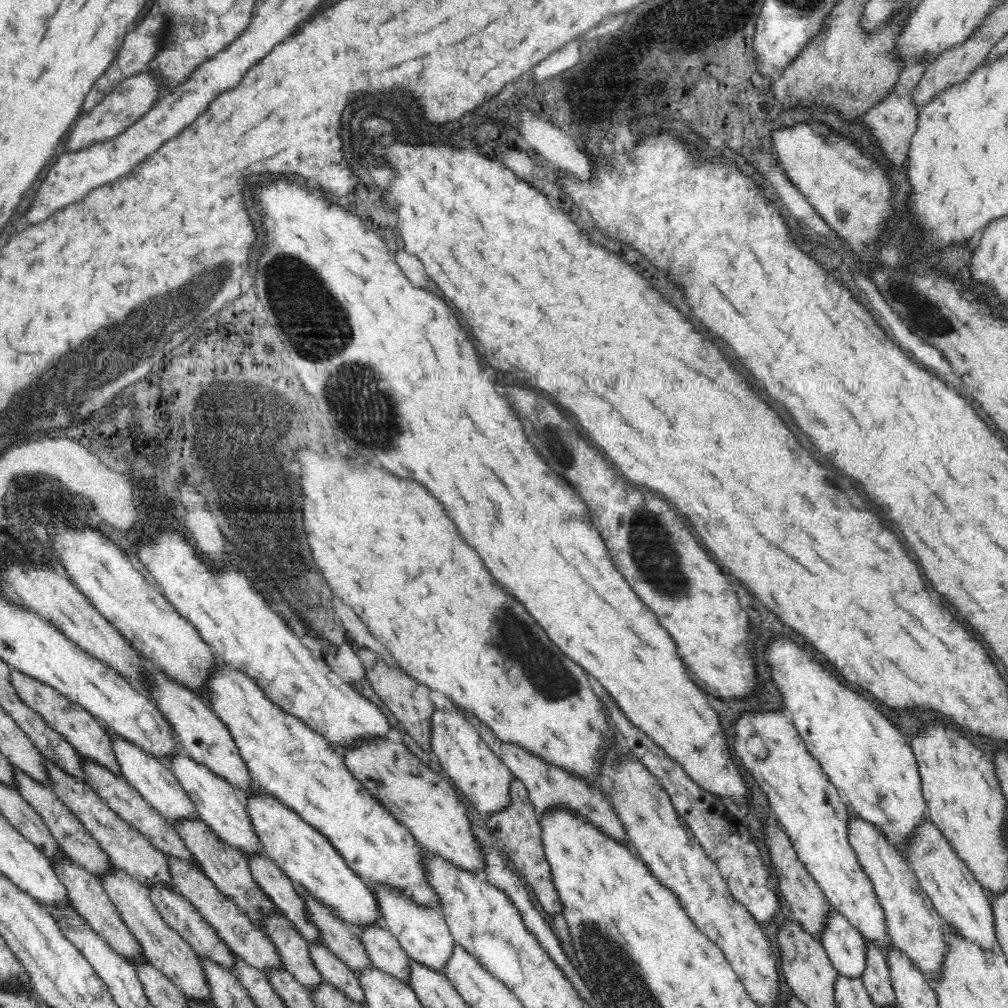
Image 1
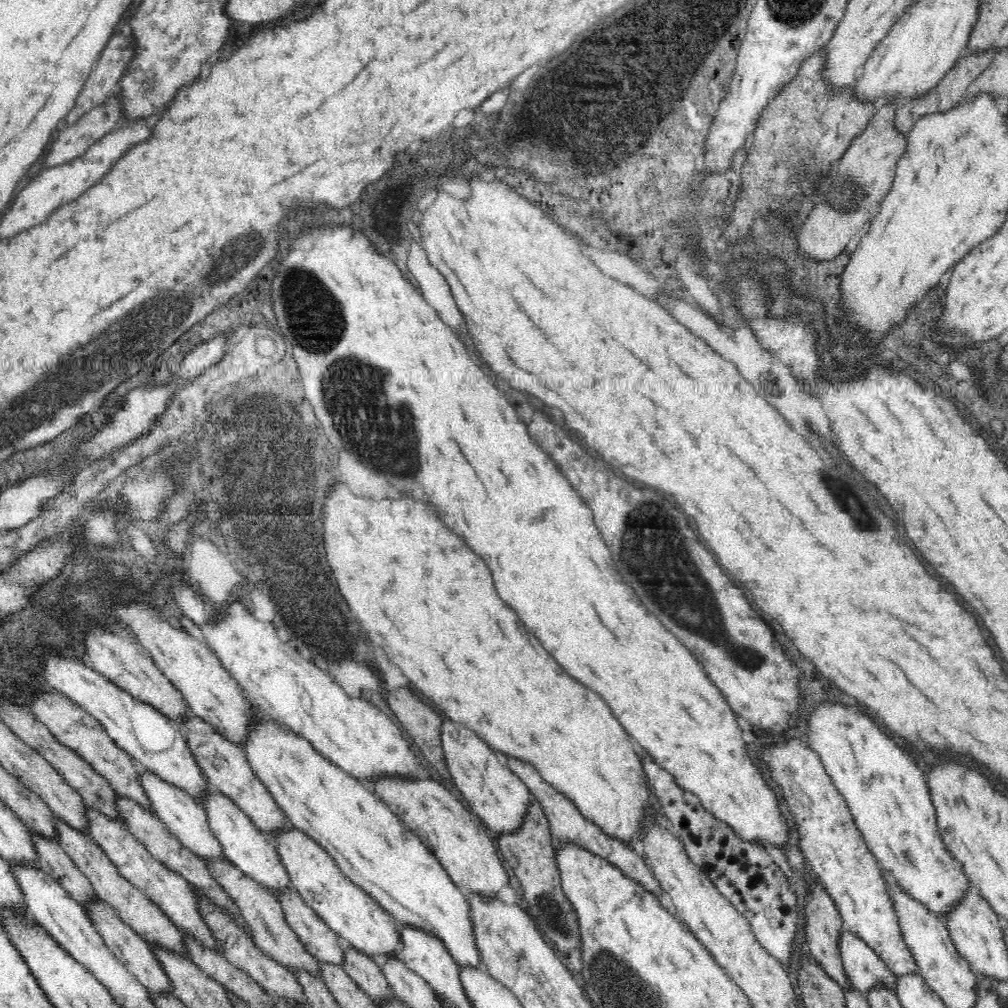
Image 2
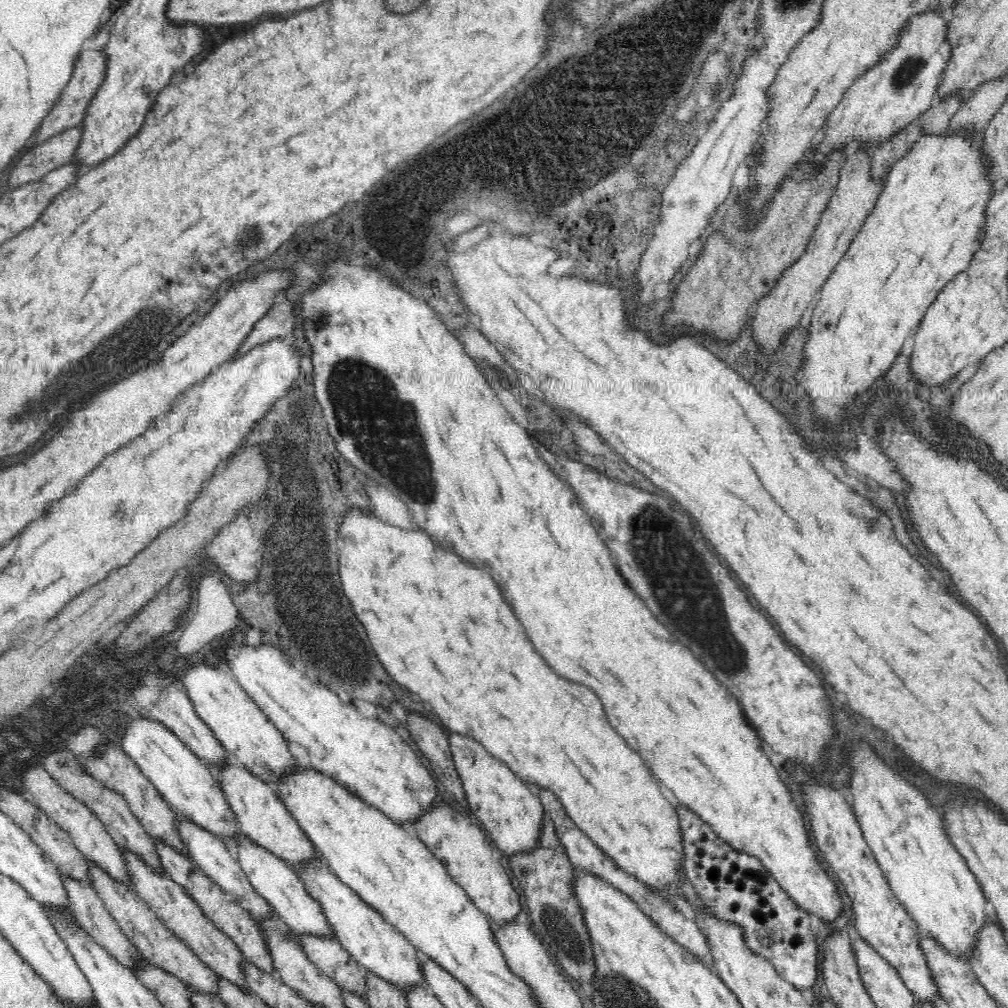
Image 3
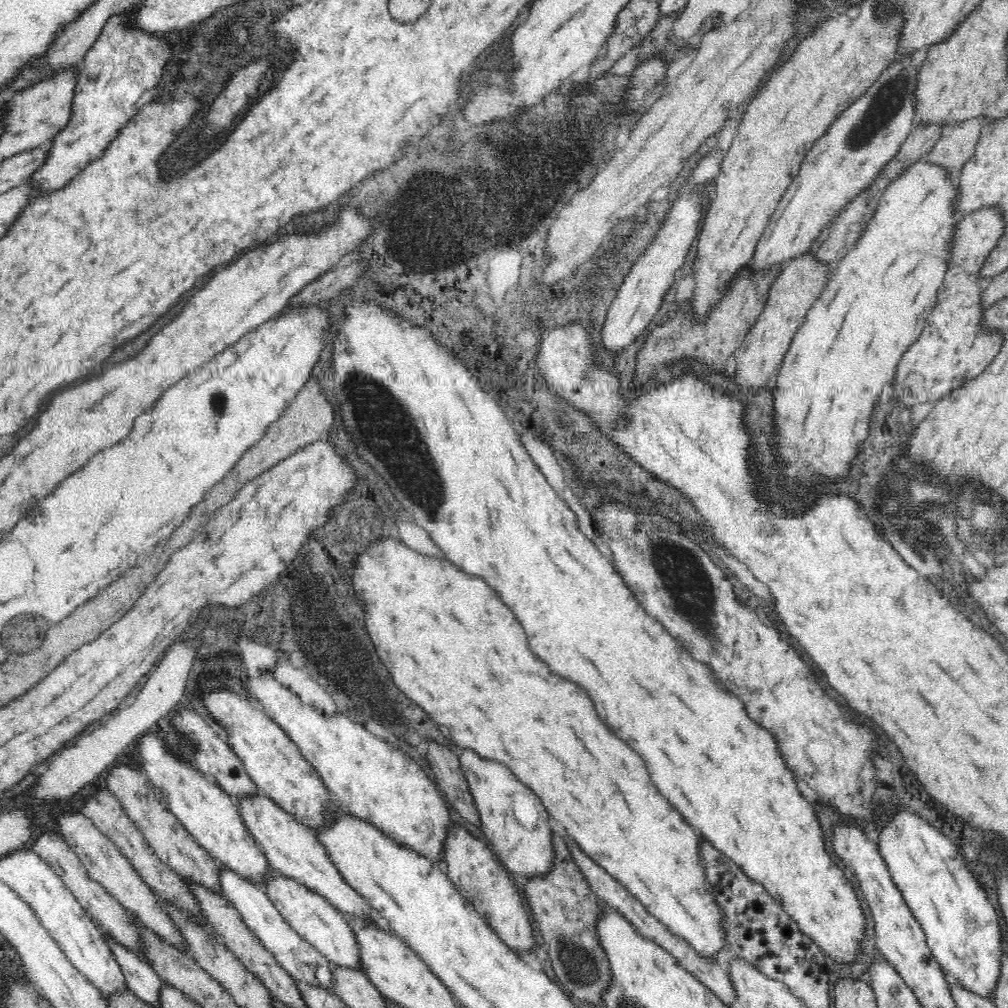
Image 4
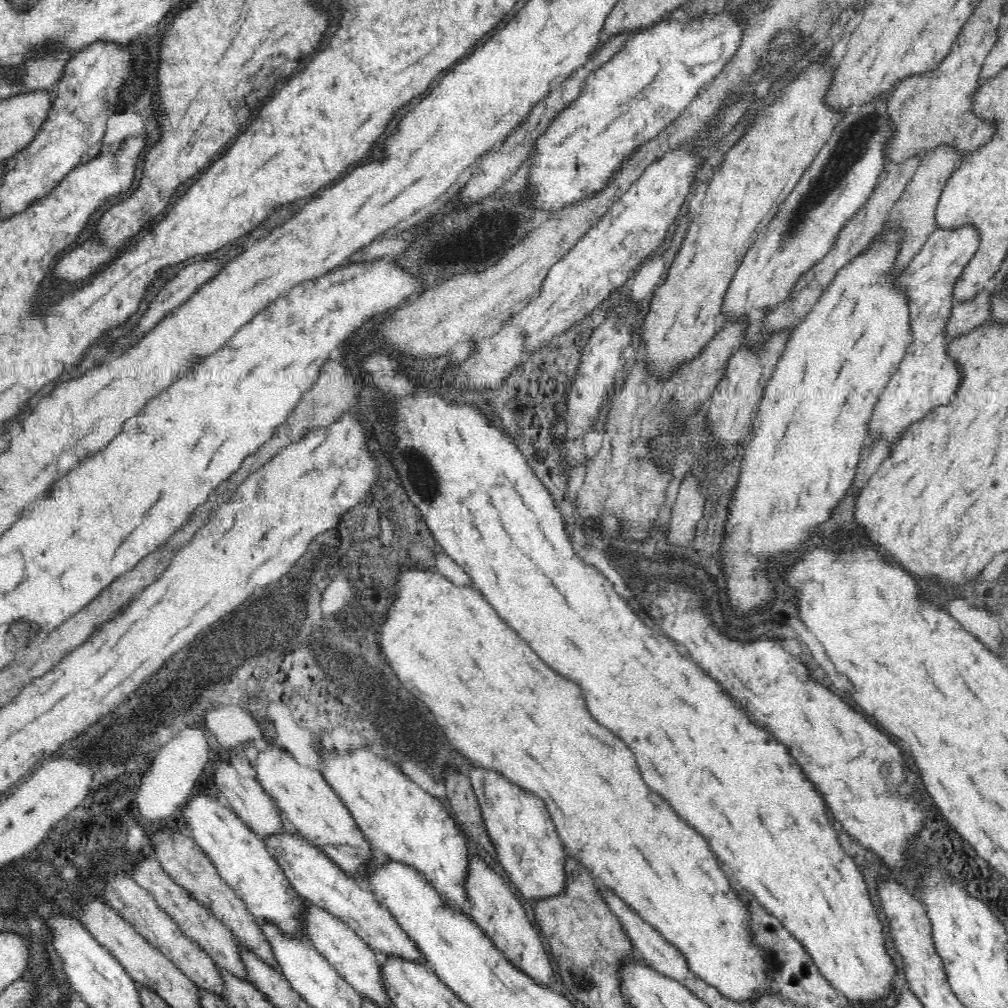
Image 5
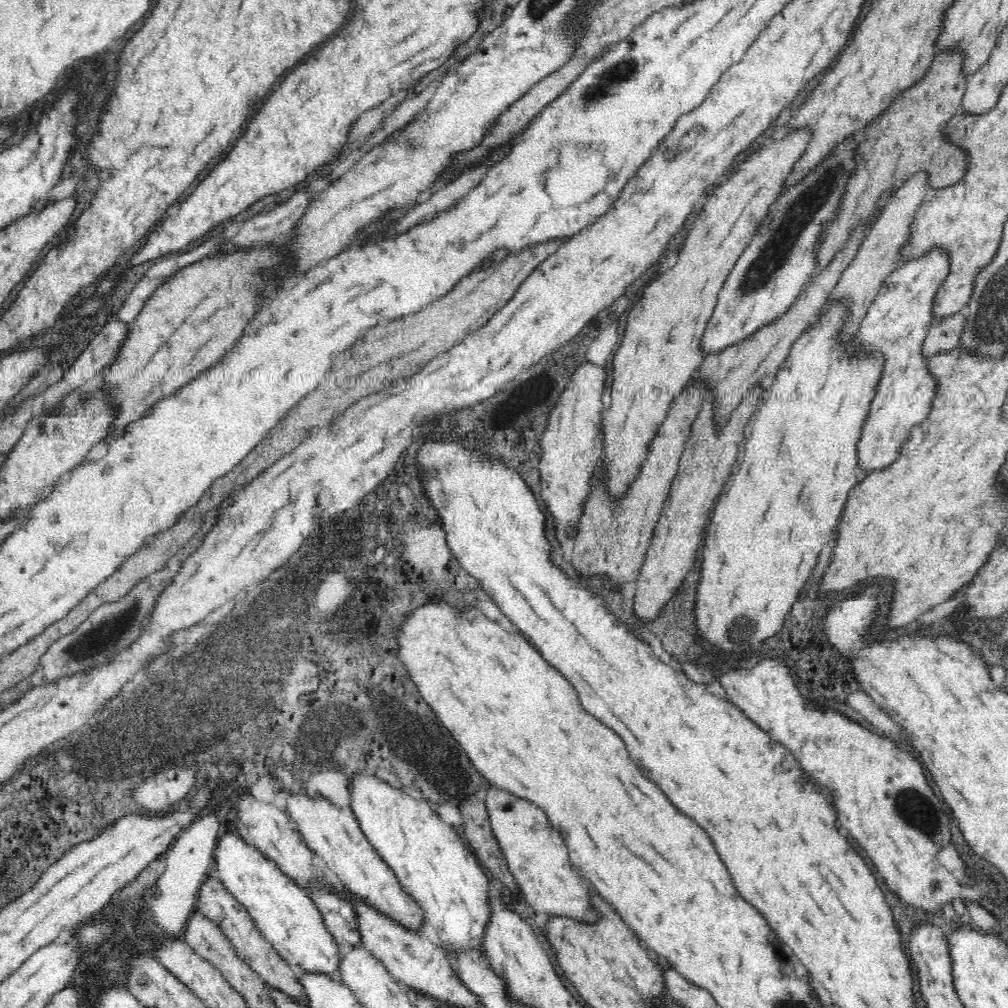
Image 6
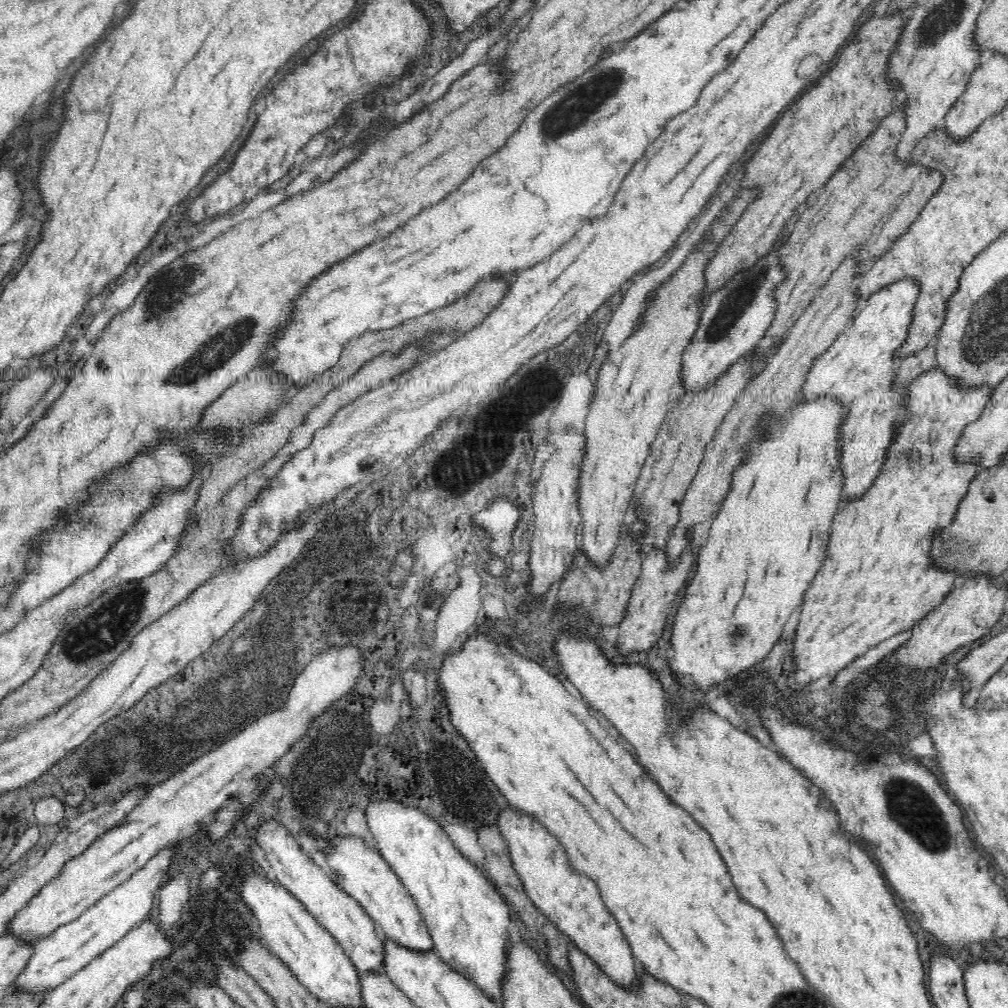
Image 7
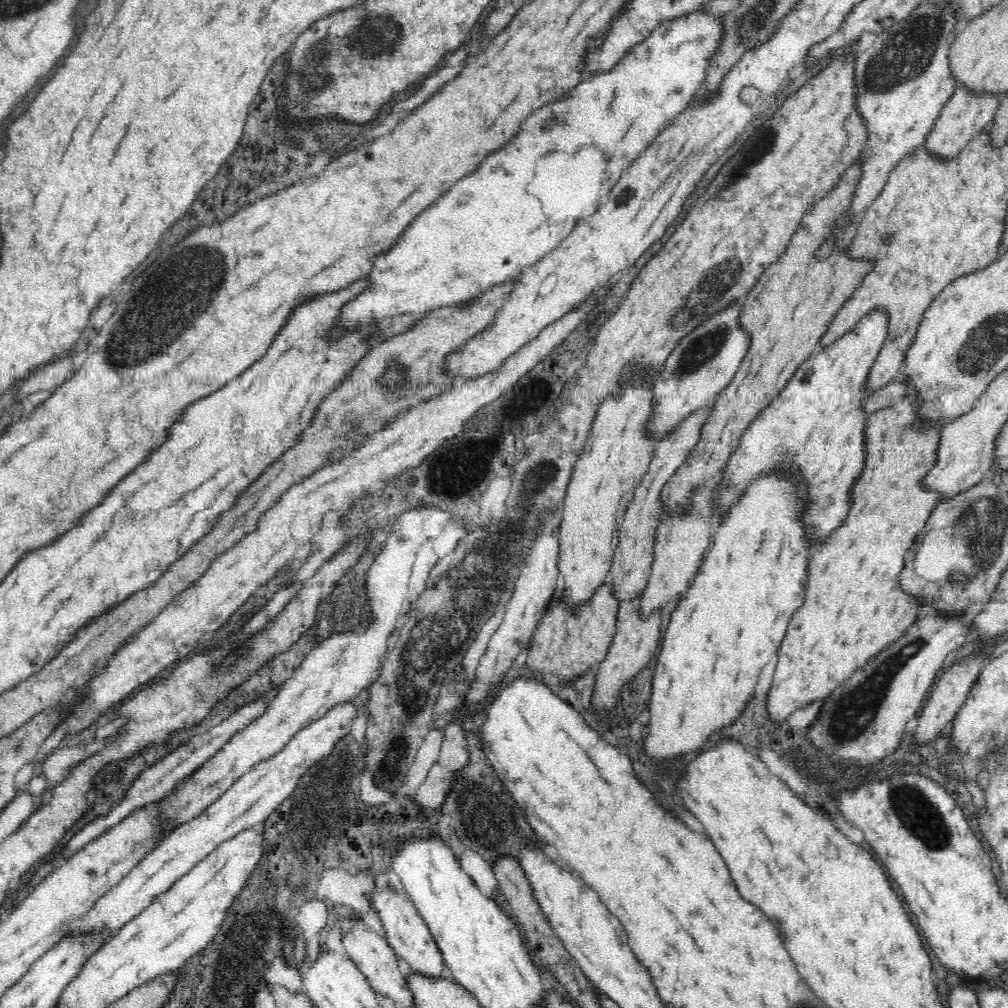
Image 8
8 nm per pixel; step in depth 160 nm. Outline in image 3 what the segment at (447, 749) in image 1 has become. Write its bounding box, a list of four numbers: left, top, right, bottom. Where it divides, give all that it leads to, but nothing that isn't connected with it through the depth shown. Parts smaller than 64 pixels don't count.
[448,734,546,857]

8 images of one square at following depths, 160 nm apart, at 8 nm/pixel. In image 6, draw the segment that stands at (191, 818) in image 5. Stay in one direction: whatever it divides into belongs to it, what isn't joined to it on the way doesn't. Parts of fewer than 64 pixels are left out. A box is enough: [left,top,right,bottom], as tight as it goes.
[214,826,343,979]

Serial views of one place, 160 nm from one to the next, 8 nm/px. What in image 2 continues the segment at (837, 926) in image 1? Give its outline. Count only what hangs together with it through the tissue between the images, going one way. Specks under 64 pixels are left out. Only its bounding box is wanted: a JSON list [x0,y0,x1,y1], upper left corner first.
[840,931,898,994]

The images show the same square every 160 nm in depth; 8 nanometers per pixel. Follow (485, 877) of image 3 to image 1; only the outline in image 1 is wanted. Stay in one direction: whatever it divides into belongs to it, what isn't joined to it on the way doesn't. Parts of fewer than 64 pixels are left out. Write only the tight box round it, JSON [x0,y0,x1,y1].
[340,738,488,876]

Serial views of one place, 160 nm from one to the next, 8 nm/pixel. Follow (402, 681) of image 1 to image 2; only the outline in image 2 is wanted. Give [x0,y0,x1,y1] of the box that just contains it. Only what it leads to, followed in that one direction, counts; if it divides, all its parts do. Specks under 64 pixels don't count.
[380,680,450,780]

